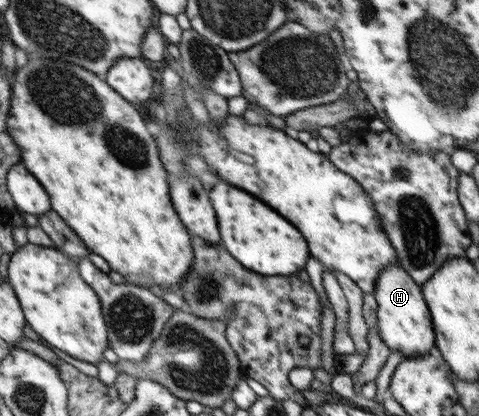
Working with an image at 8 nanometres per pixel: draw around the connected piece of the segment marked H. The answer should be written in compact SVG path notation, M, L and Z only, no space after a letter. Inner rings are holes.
M390 264L382 268L373 295L379 307L377 330L389 349L405 358L428 355L430 349L435 346L432 316L426 305L423 290L420 290L420 286L406 273L406 270L399 264Z

